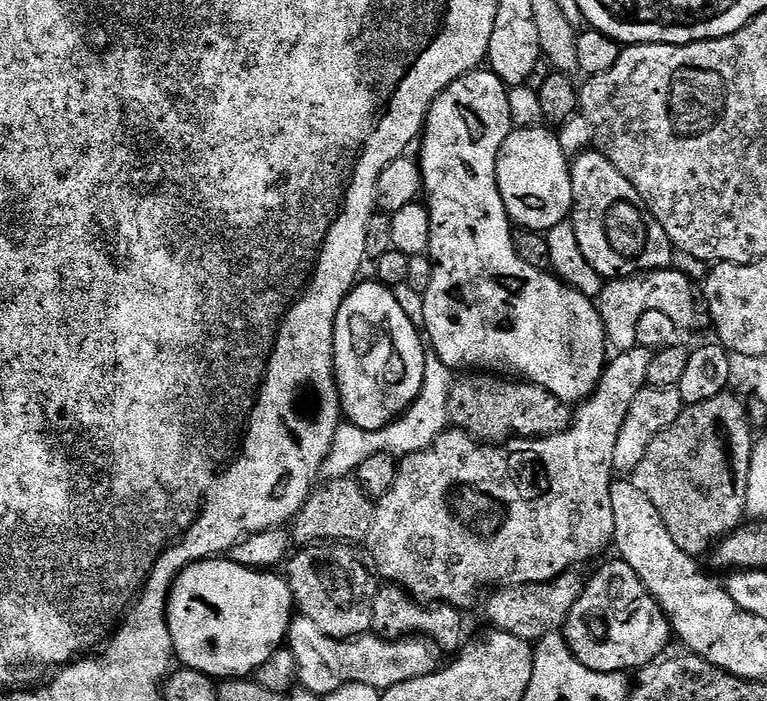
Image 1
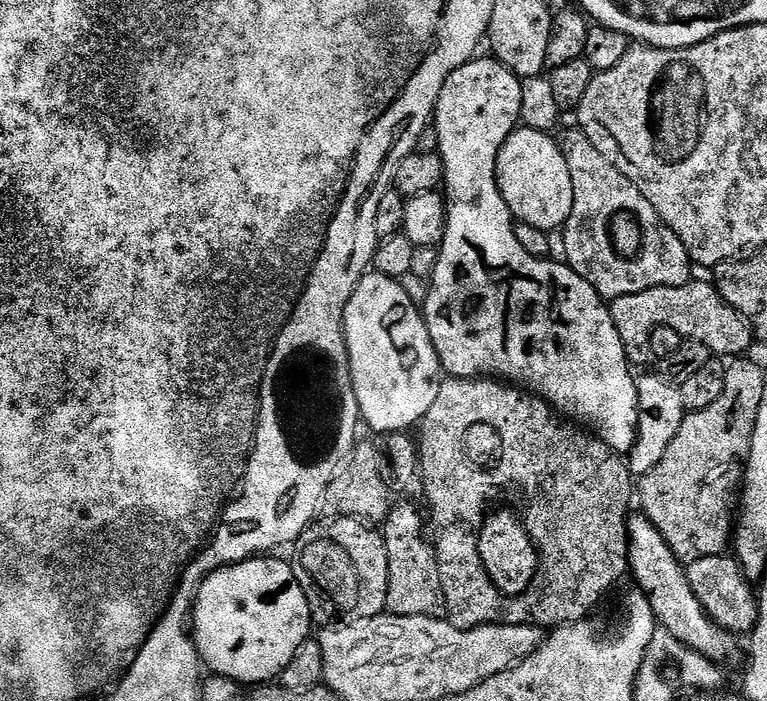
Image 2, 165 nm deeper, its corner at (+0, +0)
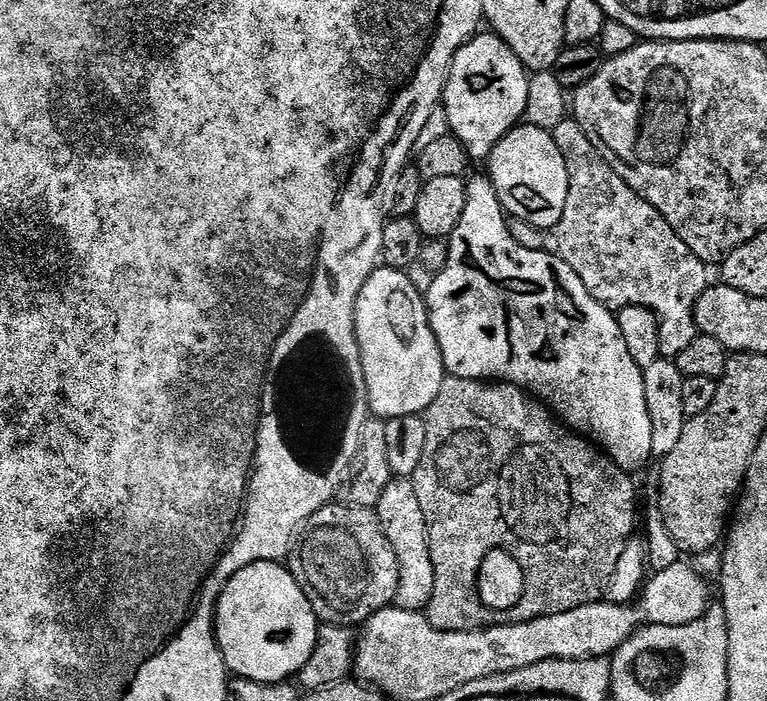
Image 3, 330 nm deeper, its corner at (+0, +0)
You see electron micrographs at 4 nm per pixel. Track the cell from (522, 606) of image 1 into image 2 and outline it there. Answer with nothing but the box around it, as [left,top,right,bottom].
[418,378,634,630]

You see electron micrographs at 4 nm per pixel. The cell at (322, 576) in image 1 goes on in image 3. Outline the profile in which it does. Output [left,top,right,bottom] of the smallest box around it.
[290,502,400,625]

